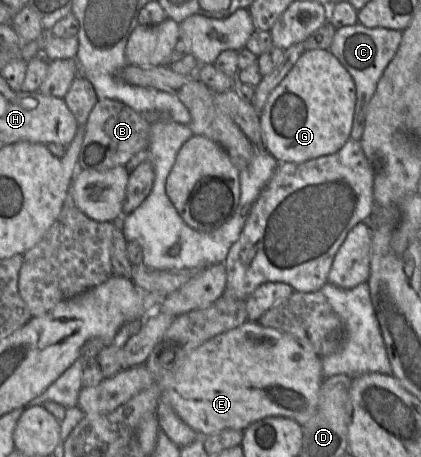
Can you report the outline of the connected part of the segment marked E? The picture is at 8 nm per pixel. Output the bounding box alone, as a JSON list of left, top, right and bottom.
[158,320,323,437]

